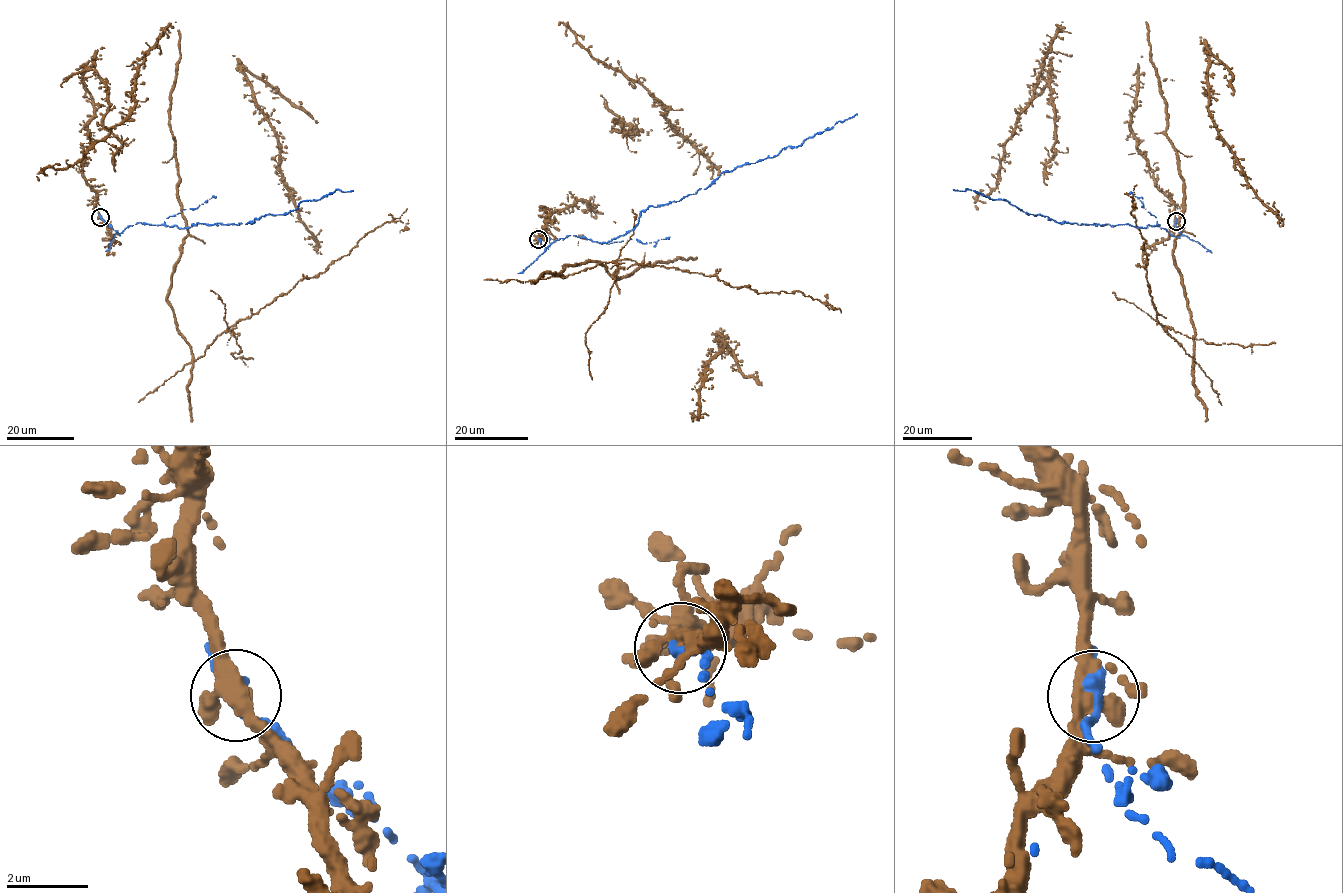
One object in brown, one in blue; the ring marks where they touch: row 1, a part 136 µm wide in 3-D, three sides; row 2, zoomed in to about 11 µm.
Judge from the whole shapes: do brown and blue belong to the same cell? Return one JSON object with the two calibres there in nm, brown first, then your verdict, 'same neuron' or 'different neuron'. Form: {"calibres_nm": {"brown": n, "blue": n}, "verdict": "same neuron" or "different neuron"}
{"calibres_nm": {"brown": 300, "blue": 320}, "verdict": "different neuron"}

